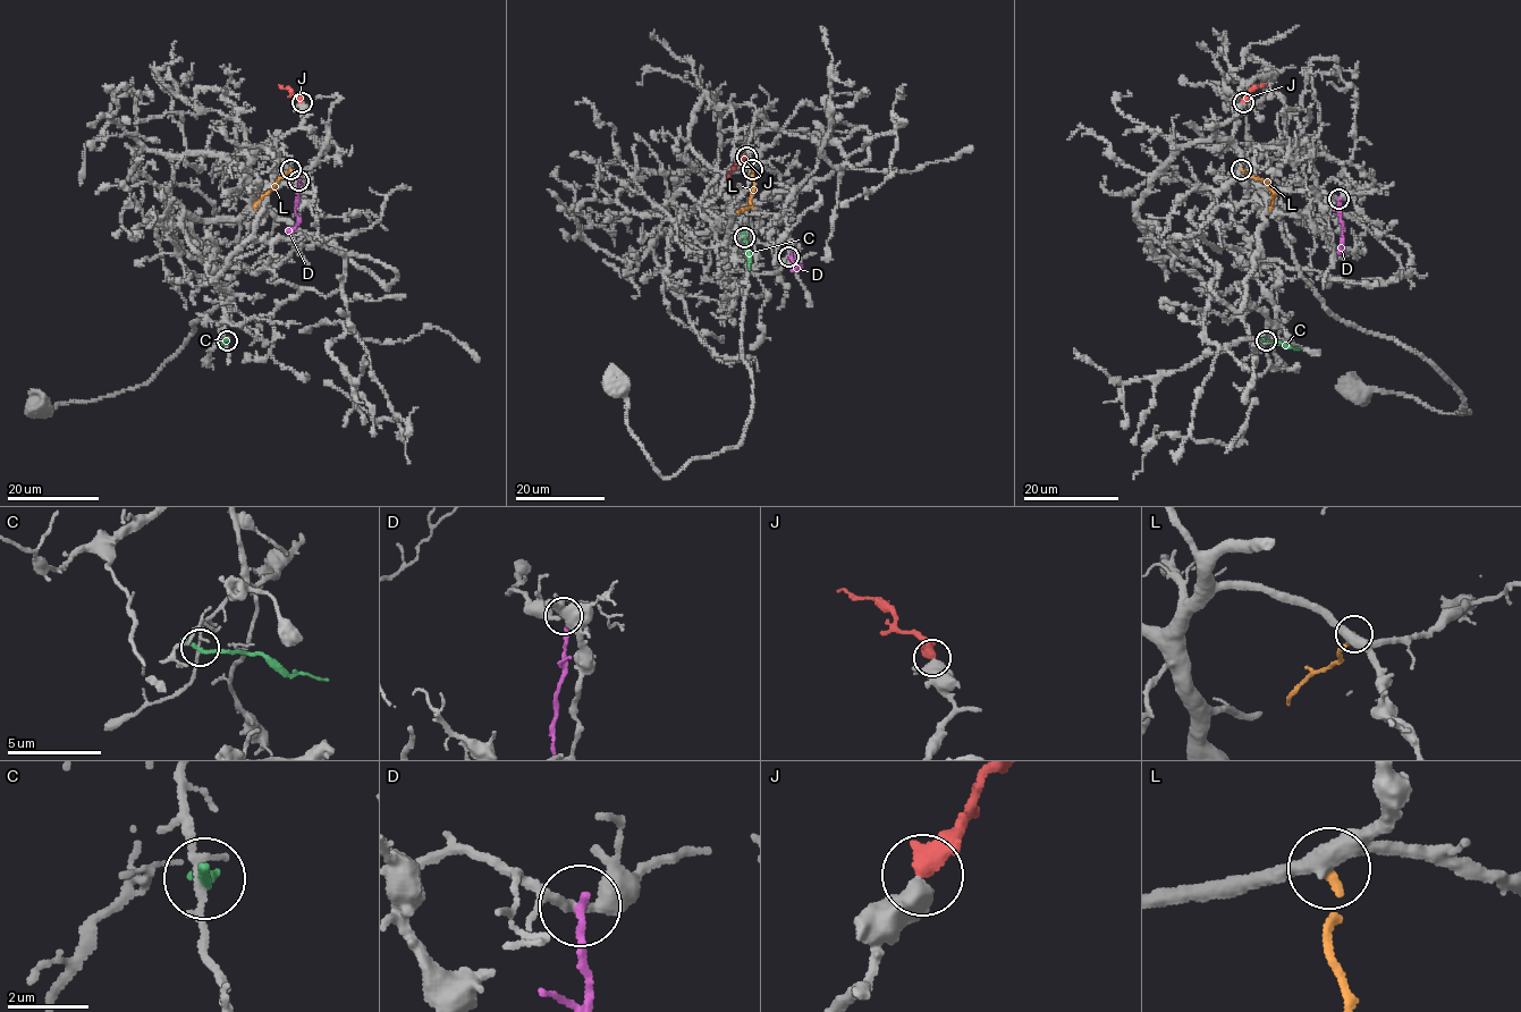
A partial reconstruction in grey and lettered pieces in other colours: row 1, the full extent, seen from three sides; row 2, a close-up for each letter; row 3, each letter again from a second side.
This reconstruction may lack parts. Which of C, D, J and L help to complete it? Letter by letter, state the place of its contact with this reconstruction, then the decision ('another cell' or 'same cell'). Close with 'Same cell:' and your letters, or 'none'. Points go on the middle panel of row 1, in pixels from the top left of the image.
C: contact (744, 237); another cell
D: contact (788, 256); another cell
J: contact (746, 157); same cell
L: contact (752, 169); another cell
Same cell: J

